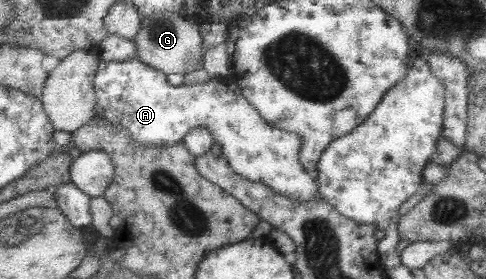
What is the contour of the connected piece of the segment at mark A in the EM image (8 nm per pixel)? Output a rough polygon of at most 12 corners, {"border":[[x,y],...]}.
{"border":[[142,60],[102,61],[96,116],[137,144],[210,129],[274,193],[322,200],[304,137],[238,83],[178,87]]}

